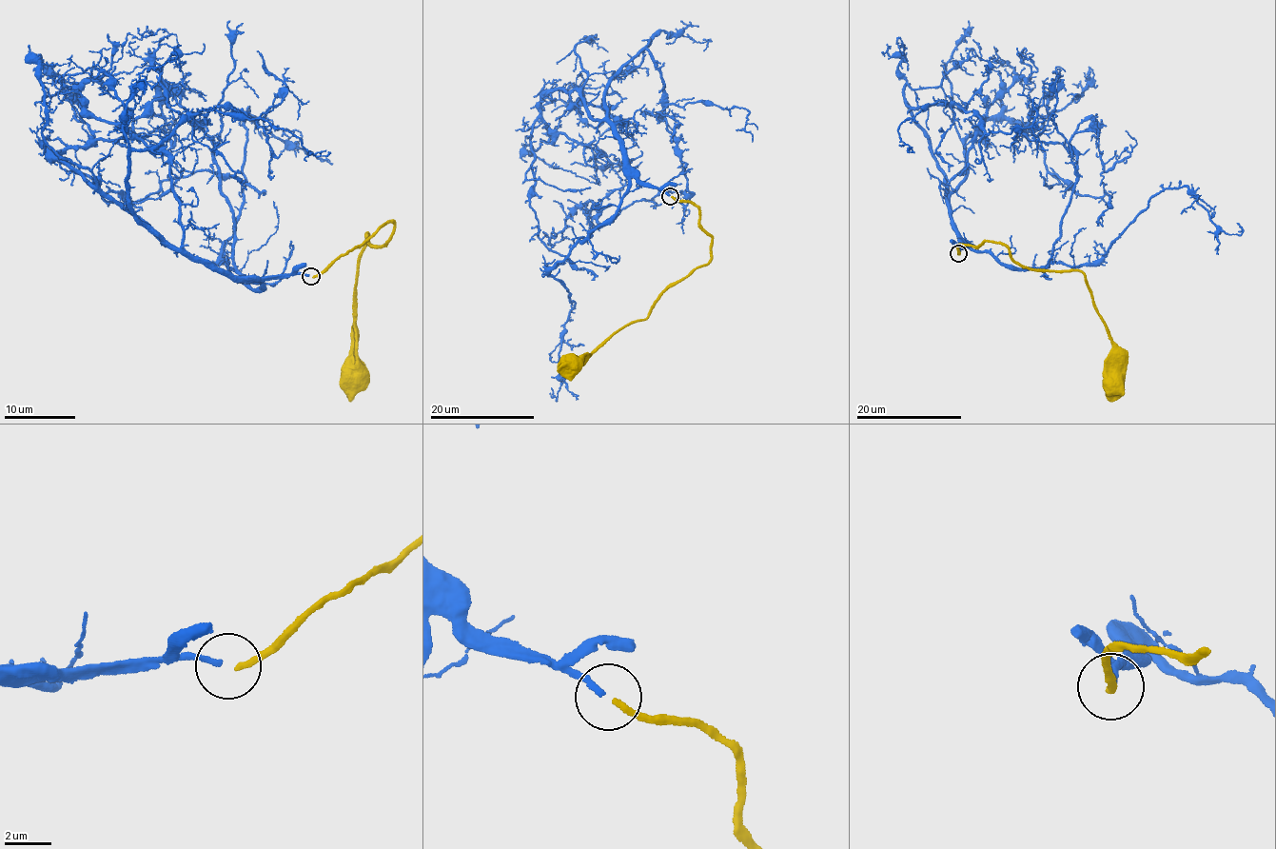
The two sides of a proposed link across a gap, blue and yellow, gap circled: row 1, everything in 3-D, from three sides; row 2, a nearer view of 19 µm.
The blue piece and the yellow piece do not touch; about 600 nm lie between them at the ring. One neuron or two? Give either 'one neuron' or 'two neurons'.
one neuron

